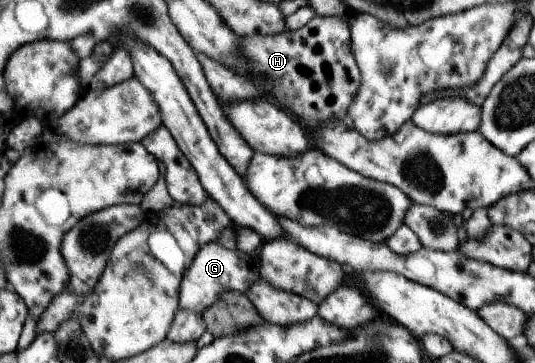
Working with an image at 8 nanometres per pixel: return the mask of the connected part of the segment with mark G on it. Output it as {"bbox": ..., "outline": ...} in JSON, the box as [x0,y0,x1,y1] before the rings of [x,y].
{"bbox":[178,242,259,312],"outline":[[[209,242],[201,245],[196,252],[192,264],[186,268],[186,272],[180,279],[178,289],[178,309],[188,310],[188,312],[201,312],[214,304],[214,300],[222,294],[224,290],[234,290],[236,292],[246,292],[252,282],[256,282],[259,274],[259,259],[250,258],[250,255],[240,252],[237,249],[228,250],[217,242]]]}

